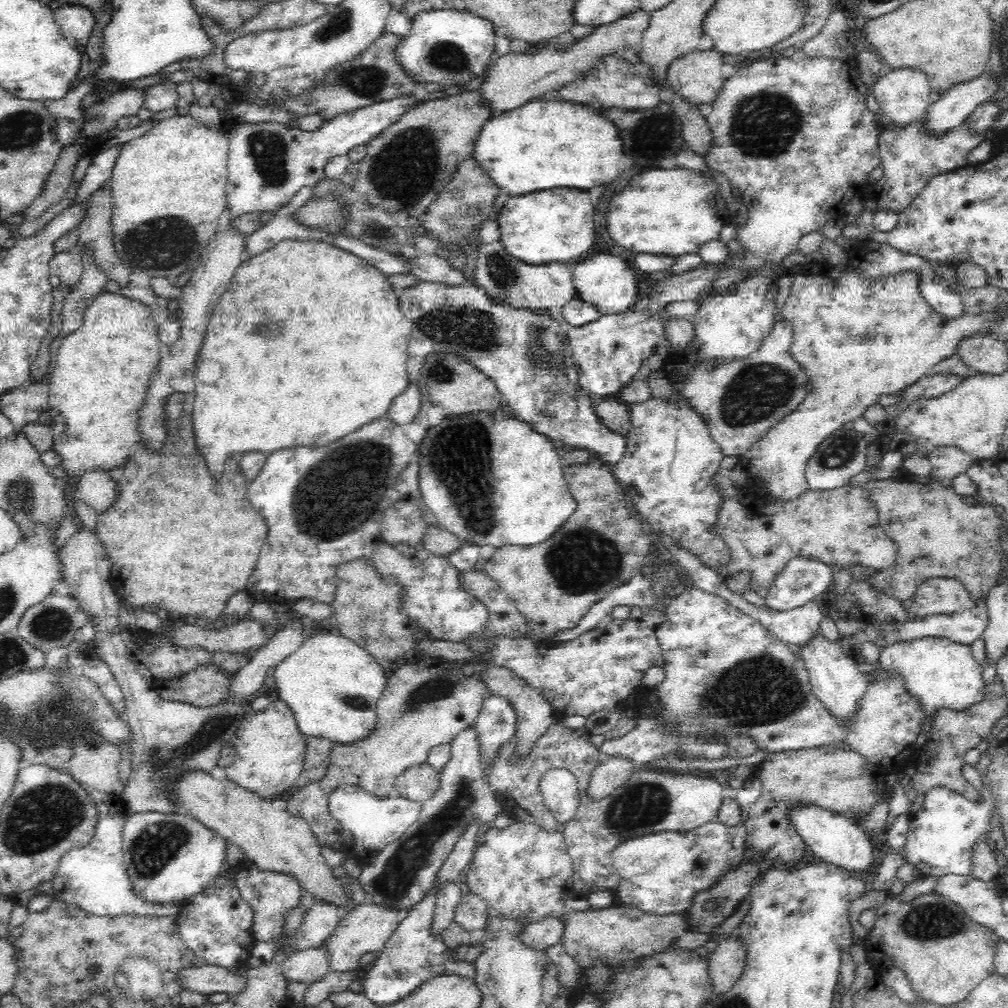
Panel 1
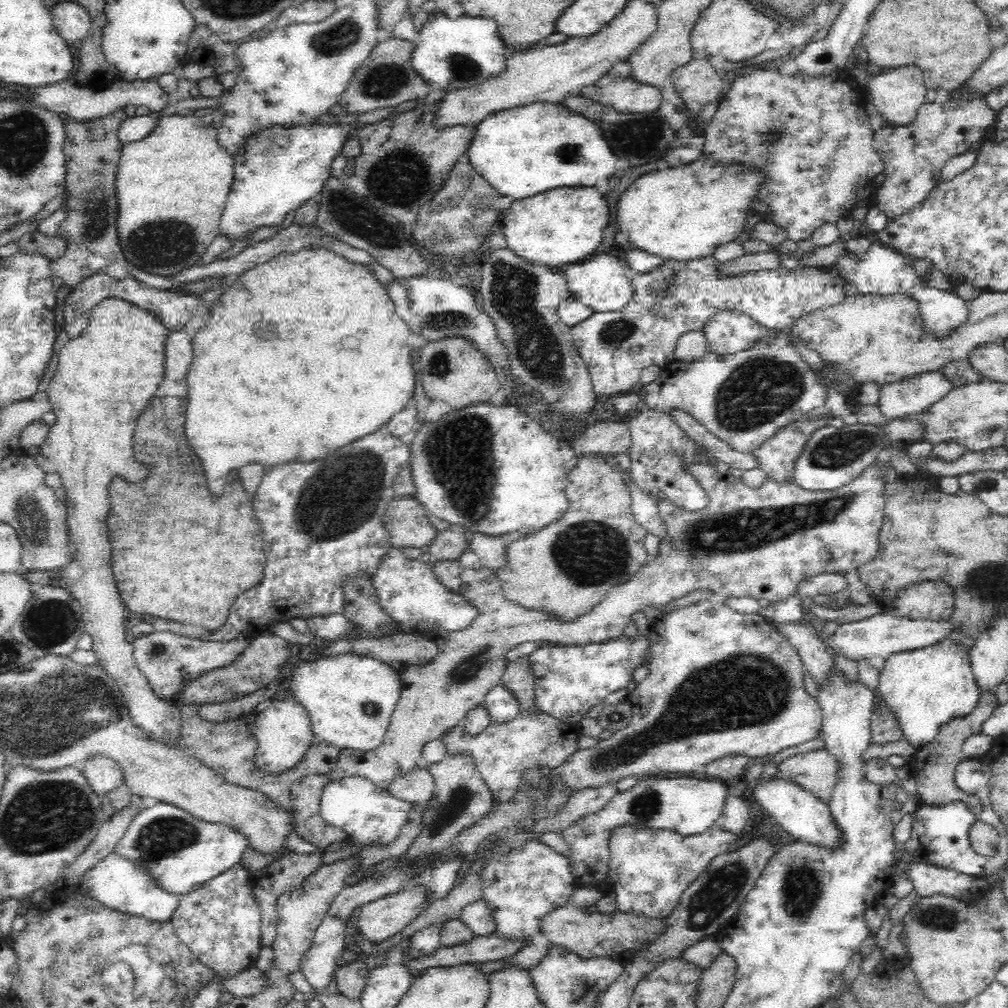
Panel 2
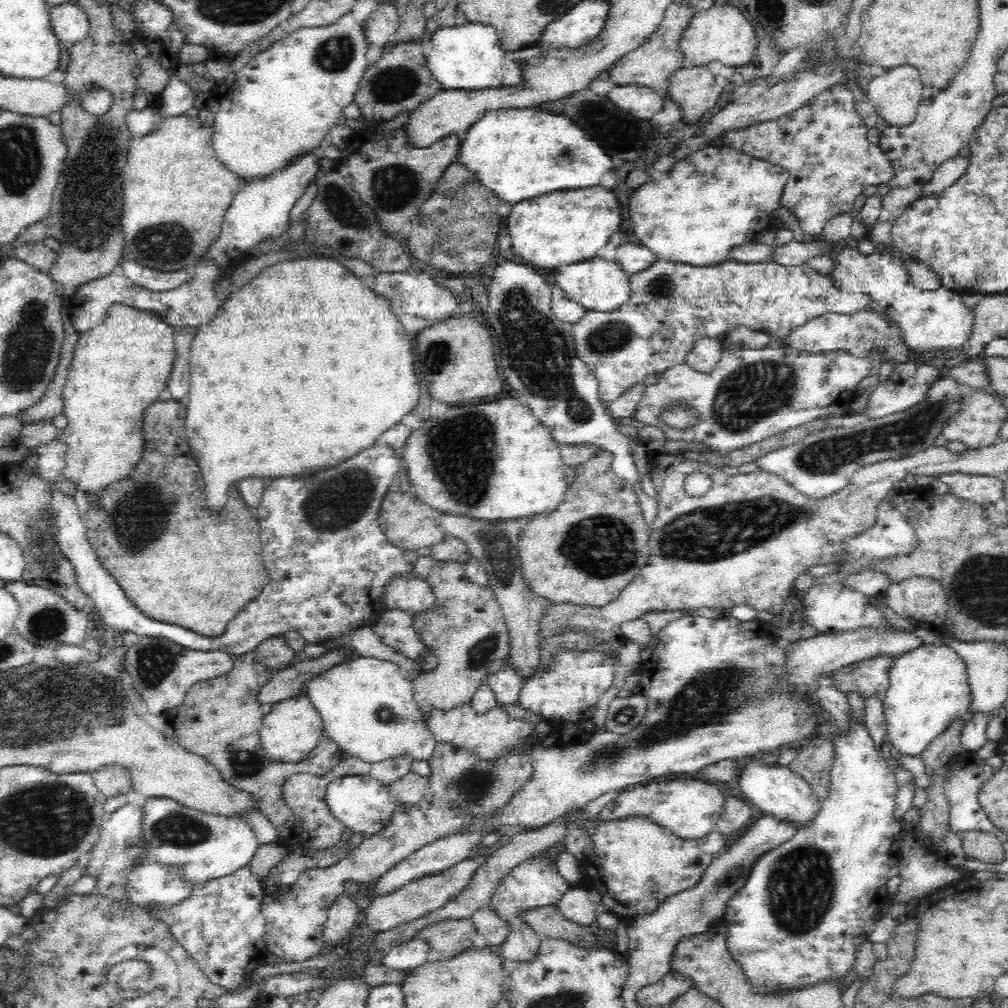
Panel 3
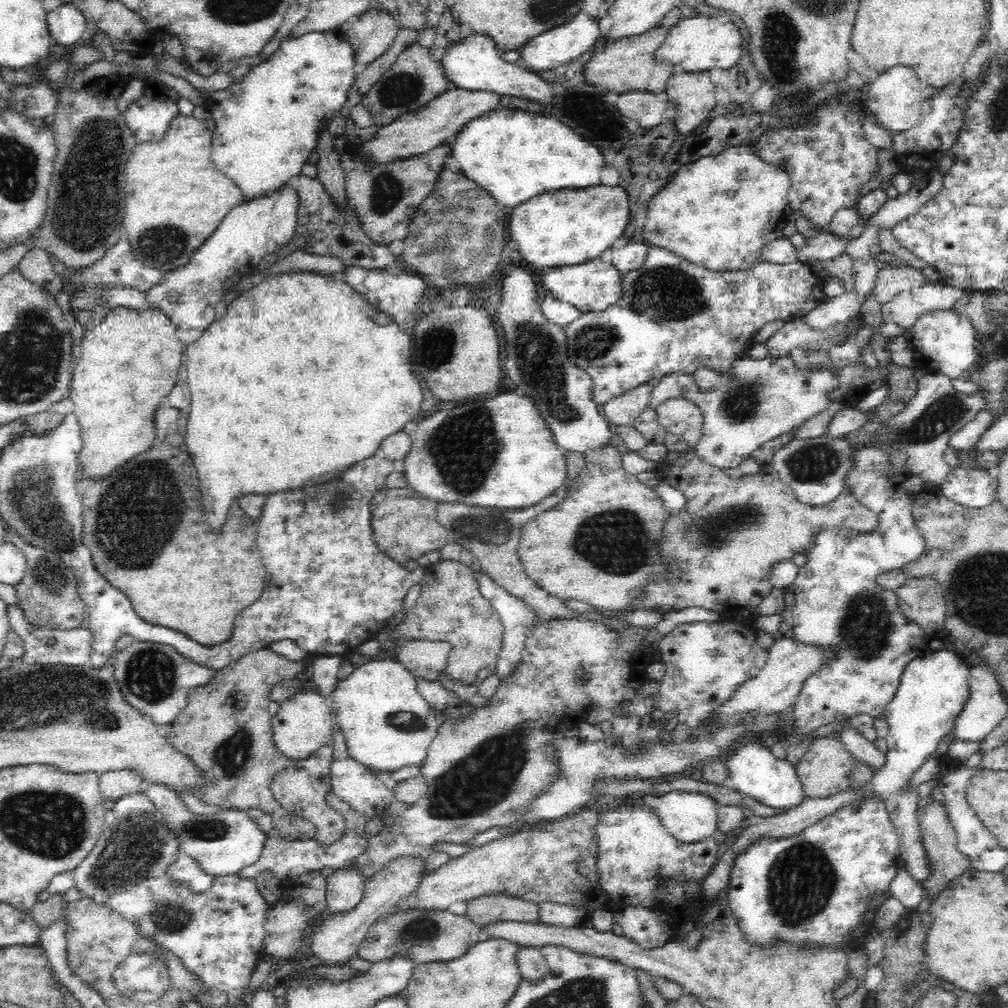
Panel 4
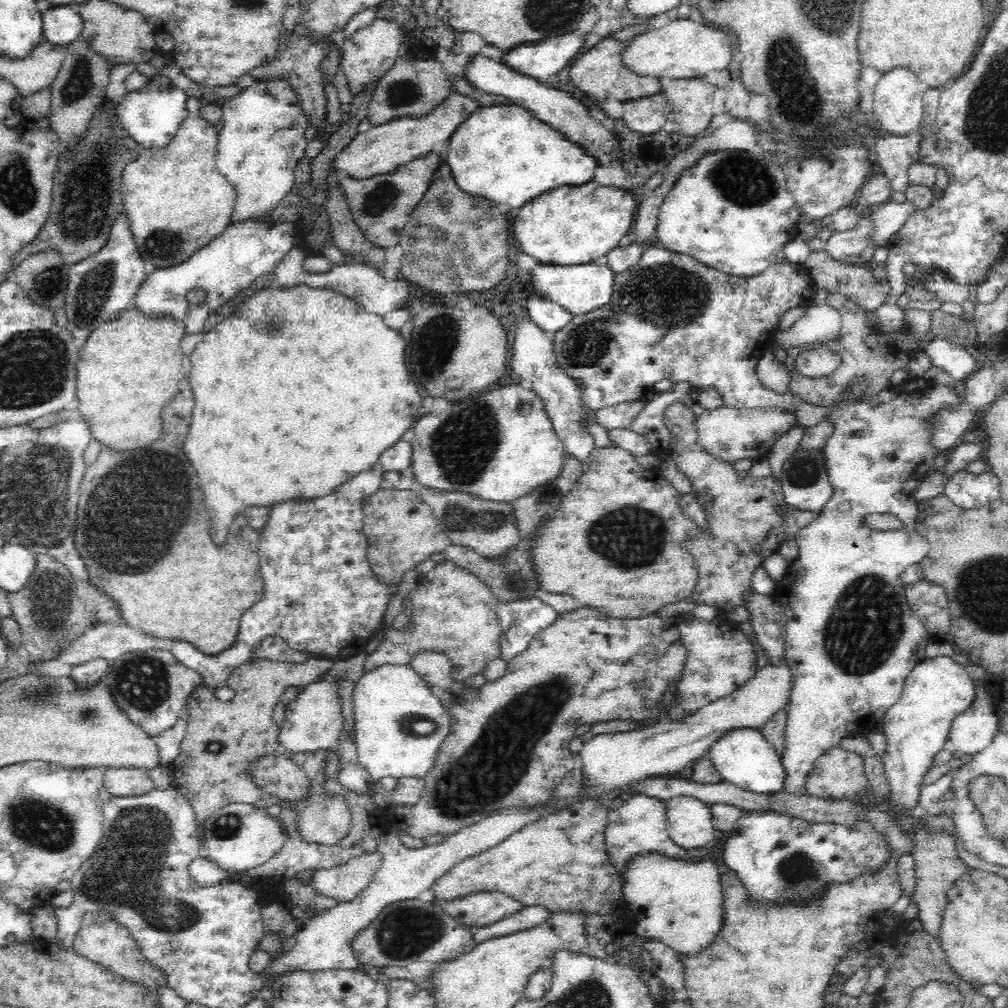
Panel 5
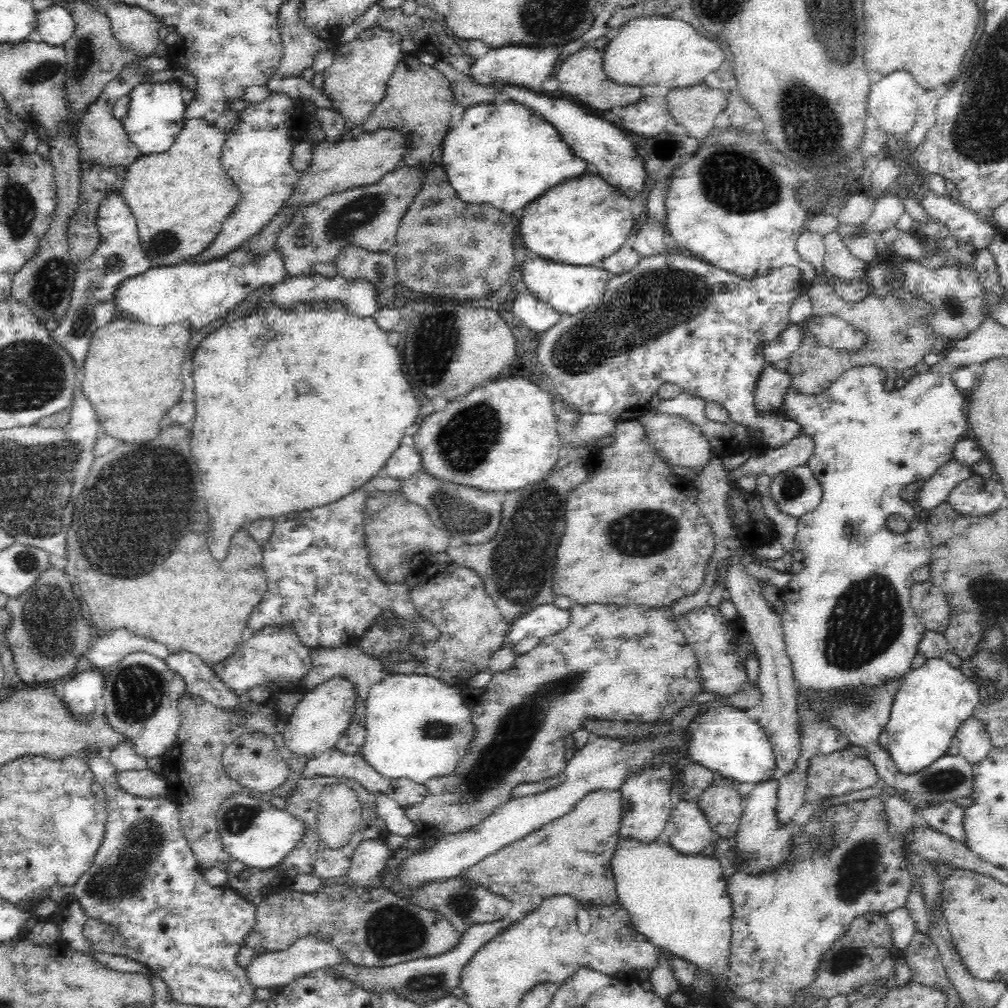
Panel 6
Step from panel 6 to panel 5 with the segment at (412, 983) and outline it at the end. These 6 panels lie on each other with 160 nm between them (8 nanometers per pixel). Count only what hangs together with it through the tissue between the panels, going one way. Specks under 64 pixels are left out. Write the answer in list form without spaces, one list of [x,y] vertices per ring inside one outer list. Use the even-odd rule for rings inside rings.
[[[542,905],[524,907],[509,918],[504,918],[488,927],[475,929],[474,944],[537,928],[551,917],[552,911]]]

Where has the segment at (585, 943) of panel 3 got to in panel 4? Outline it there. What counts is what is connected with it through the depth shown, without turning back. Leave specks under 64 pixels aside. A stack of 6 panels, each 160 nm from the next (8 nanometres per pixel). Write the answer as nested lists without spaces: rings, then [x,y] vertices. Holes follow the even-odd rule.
[[[491,894],[471,900],[471,904],[467,905],[465,916],[480,928],[496,920],[524,923],[539,923],[541,920],[539,904],[506,894]]]

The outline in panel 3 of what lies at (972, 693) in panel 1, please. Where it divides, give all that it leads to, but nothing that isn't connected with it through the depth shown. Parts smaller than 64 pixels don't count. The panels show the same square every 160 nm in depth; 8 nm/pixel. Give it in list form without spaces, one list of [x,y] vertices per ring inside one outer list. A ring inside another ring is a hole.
[[[930,644],[894,657],[883,707],[887,737],[900,754],[918,756],[951,722],[964,718],[972,702],[963,659],[950,645]]]

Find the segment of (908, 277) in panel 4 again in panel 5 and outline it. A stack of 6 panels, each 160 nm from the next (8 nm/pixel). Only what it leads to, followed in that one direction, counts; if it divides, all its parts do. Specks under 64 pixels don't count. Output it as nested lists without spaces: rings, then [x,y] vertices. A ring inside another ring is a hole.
[[[814,250],[810,253],[809,258],[802,266],[807,269],[816,291],[828,290],[831,293],[840,293],[850,298],[855,304],[862,306],[867,312],[875,312],[881,304],[887,302],[887,297],[891,292],[888,279],[878,281],[873,276],[872,271],[865,267],[860,267],[858,264],[848,264],[847,262],[836,262],[823,250]]]

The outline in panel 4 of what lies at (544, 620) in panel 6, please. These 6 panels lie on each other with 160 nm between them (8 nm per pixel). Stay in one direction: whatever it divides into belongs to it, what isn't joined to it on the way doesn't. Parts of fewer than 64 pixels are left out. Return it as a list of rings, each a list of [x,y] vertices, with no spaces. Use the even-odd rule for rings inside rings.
[[[481,568],[473,573],[479,592],[491,602],[503,622],[502,651],[494,664],[494,673],[500,679],[508,678],[521,660],[533,613],[522,601],[504,592]]]

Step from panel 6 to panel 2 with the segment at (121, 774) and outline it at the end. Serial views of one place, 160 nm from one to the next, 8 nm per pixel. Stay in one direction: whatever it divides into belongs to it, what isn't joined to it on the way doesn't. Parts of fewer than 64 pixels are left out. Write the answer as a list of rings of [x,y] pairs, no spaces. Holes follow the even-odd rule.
[[[96,755],[82,761],[81,765],[84,778],[100,798],[116,790],[124,780],[121,766],[111,758]]]

